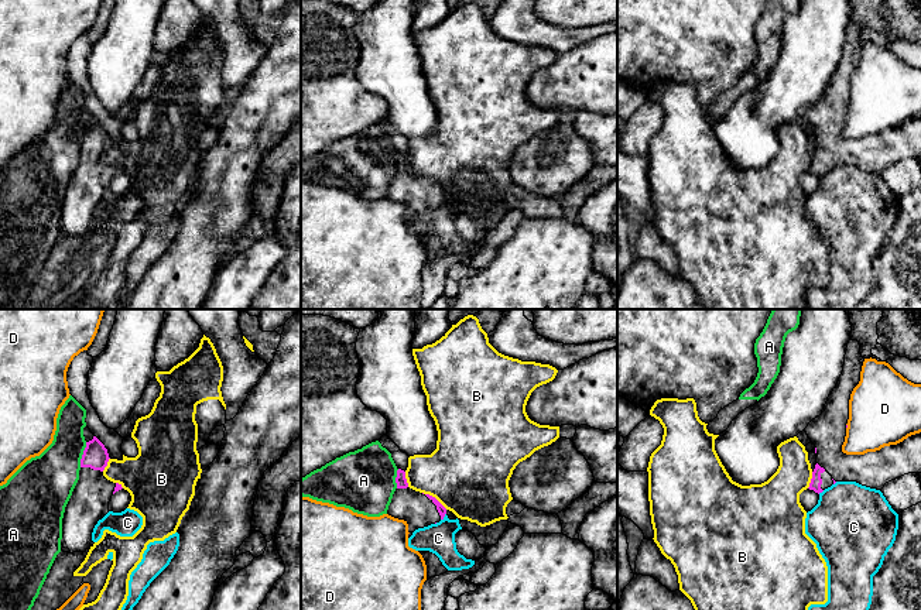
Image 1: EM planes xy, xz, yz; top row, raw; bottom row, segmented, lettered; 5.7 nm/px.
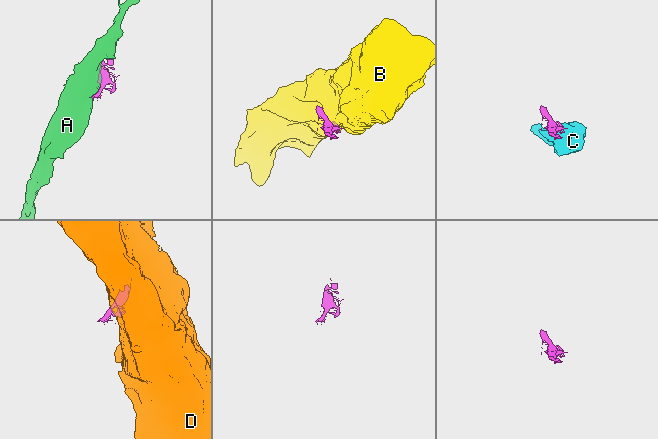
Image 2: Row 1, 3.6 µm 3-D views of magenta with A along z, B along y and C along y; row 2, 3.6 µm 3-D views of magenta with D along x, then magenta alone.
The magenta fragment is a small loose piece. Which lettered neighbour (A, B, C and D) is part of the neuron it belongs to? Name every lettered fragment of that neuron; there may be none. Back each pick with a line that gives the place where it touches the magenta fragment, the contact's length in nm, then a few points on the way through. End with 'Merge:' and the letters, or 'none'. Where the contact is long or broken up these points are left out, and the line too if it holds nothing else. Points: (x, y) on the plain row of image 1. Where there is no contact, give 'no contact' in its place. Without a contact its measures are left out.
Merge: none

